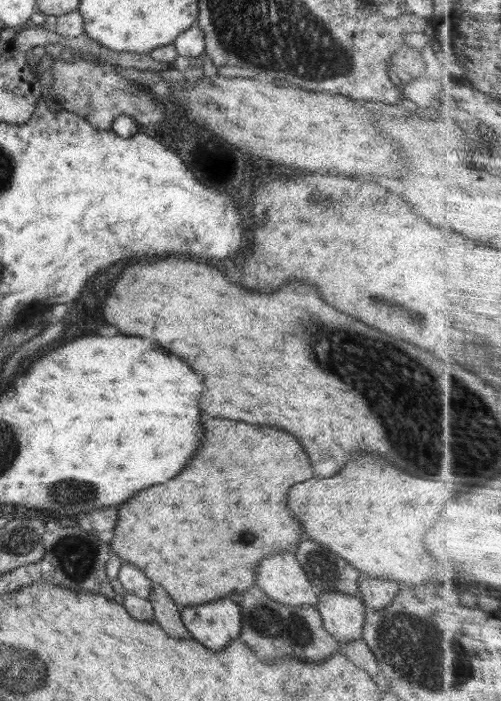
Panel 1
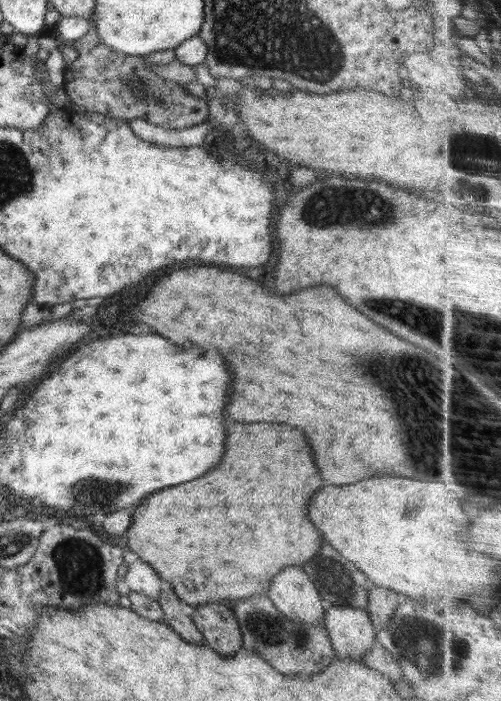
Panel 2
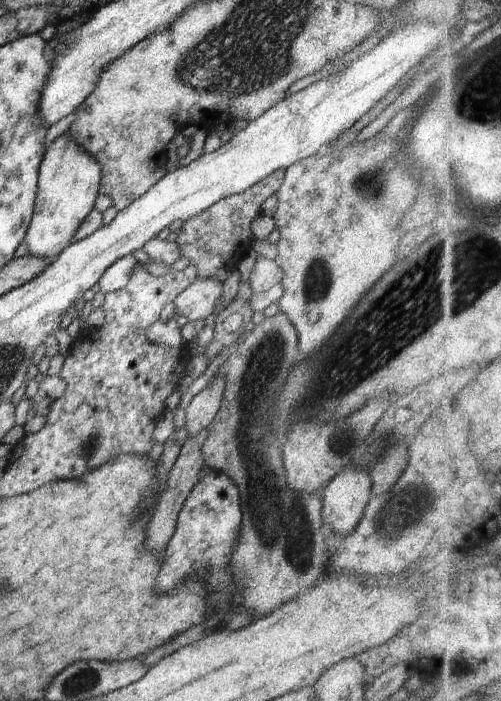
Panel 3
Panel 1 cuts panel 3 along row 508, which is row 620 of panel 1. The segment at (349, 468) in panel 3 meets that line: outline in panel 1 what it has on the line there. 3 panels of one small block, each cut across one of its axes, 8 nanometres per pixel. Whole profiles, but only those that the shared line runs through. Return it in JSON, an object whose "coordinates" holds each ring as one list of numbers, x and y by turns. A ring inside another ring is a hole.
{"coordinates":[[318,592,315,609,321,614,323,627,339,645,363,636,366,605,358,597,341,592]]}

